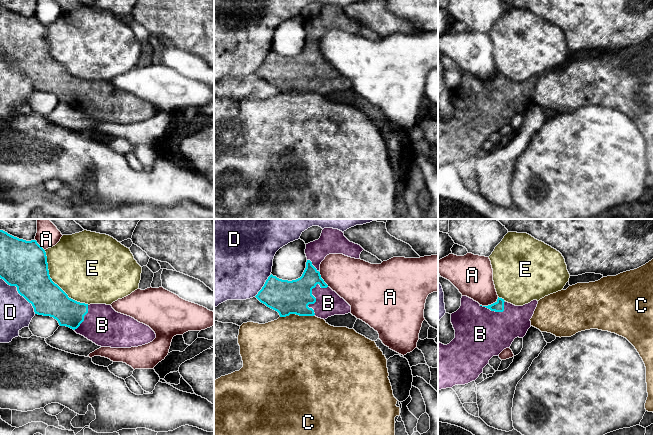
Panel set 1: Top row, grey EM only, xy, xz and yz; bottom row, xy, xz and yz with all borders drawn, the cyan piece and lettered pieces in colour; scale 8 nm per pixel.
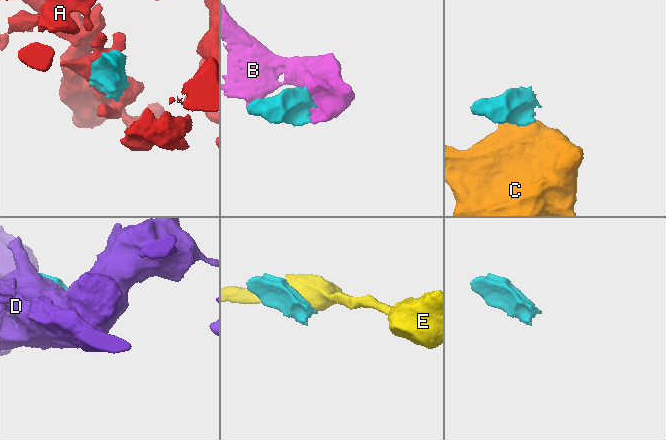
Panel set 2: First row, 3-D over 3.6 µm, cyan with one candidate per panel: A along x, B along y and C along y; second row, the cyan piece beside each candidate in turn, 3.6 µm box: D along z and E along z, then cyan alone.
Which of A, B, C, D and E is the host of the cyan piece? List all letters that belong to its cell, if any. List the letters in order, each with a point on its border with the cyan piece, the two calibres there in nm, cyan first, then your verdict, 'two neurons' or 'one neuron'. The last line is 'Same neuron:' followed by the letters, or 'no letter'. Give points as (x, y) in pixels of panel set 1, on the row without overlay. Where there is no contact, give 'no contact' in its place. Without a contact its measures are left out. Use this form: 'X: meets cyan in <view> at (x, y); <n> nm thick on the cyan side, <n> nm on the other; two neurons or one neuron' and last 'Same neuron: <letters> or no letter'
A: meets cyan in yz at (489, 81); 90 nm thick on the cyan side, 300 nm on the other; two neurons
B: meets cyan in xz at (315, 77); 280 nm thick on the cyan side, 220 nm on the other; one neuron
C: meets cyan in xz at (296, 90); 280 nm thick on the cyan side, 480 nm on the other; two neurons
D: meets cyan in xy at (19, 69); 380 nm thick on the cyan side, 260 nm on the other; two neurons
E: meets cyan in xy at (54, 59); 340 nm thick on the cyan side, 480 nm on the other; two neurons
Same neuron: B

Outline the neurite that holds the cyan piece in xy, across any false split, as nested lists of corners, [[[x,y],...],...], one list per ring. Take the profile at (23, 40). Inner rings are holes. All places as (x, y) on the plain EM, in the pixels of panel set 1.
[[[0,6],[0,54],[16,62],[18,69],[32,80],[35,90],[50,92],[101,123],[131,124],[152,118],[155,108],[134,94],[116,88],[111,81],[77,78],[55,60],[49,51],[45,26],[36,16],[26,17]]]

